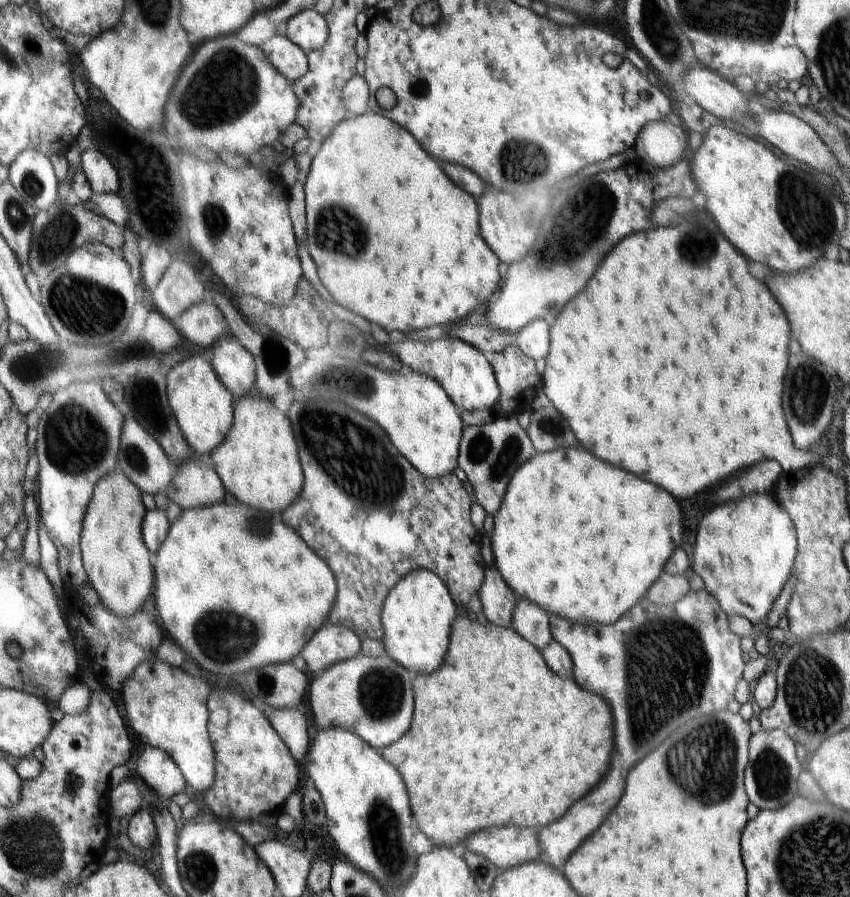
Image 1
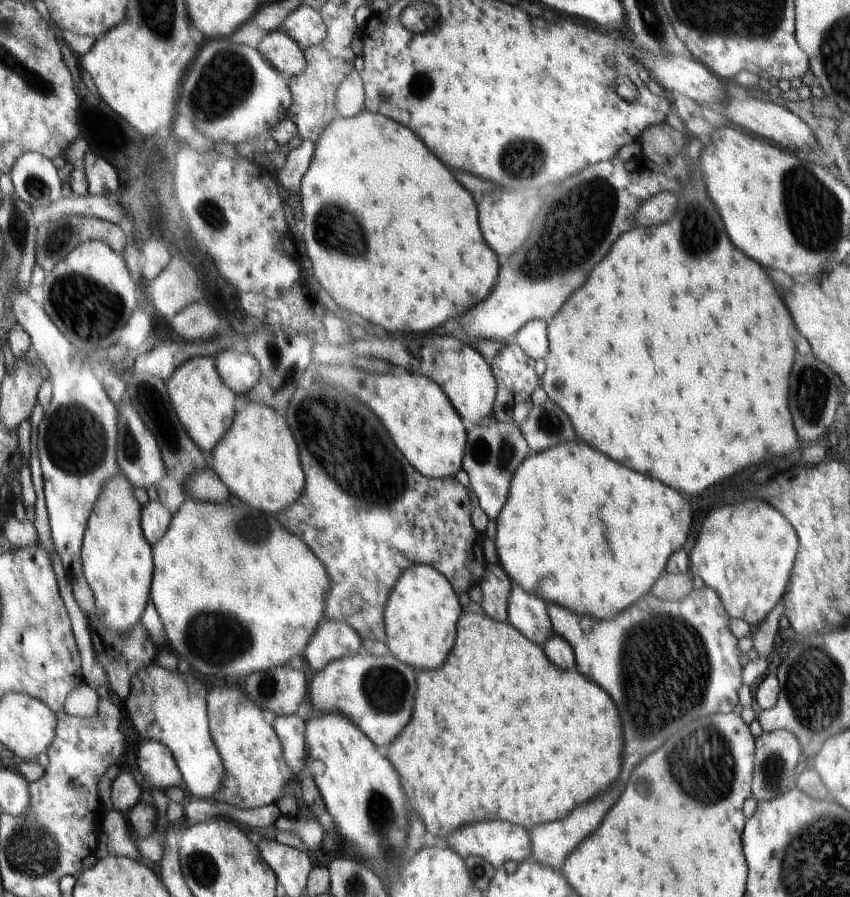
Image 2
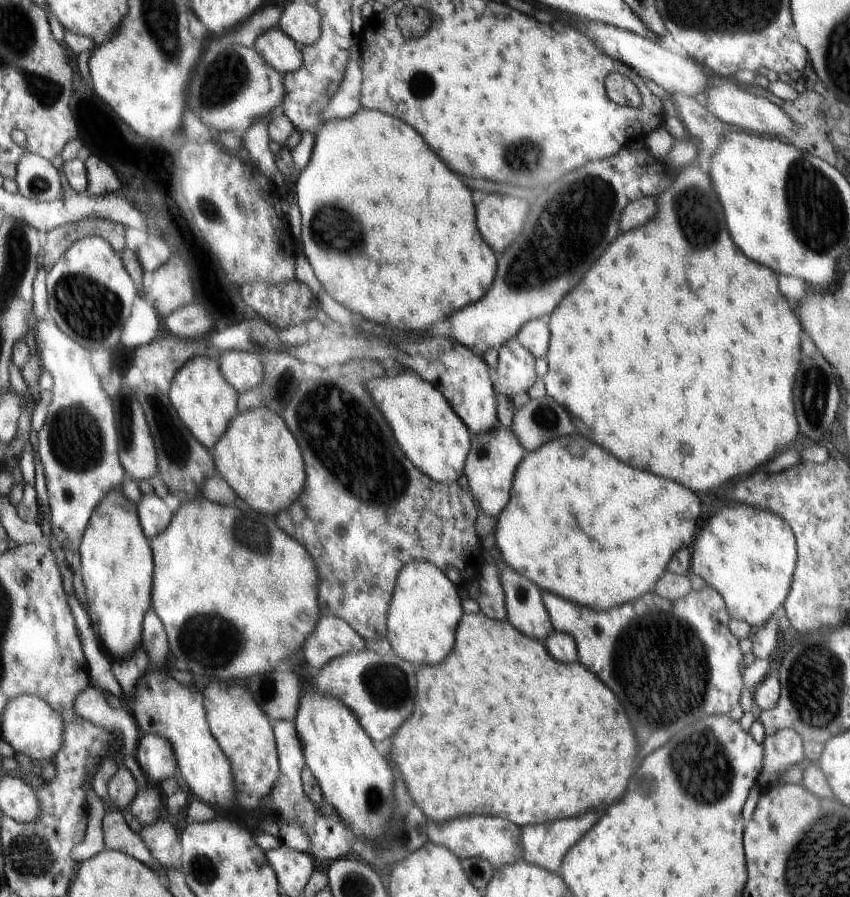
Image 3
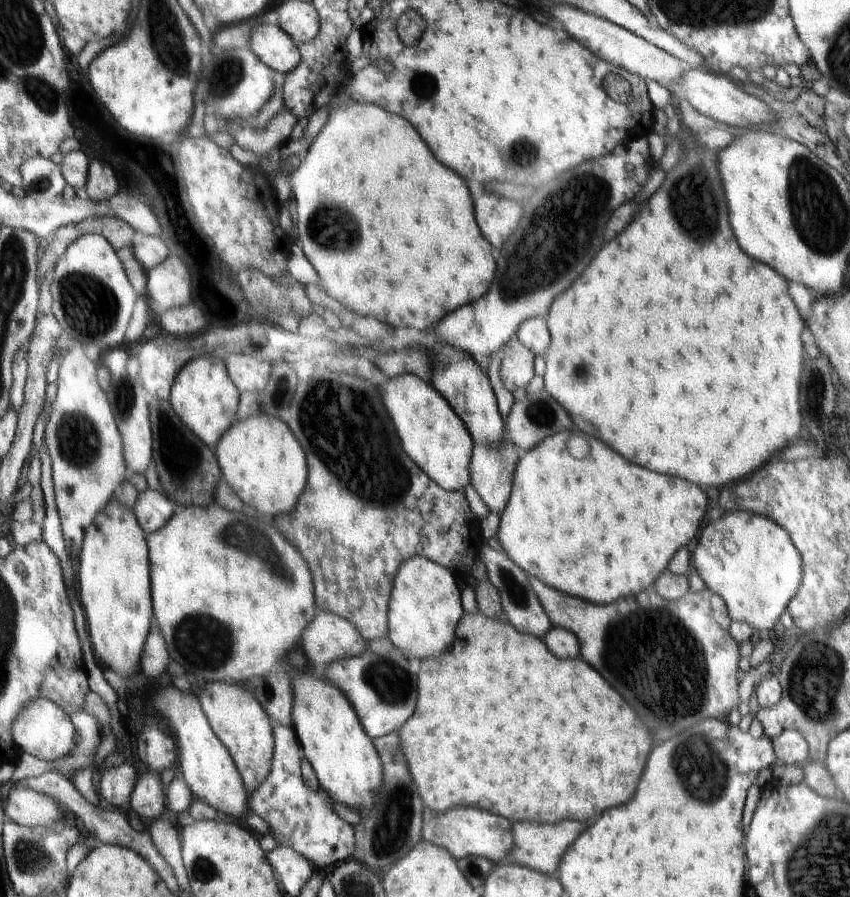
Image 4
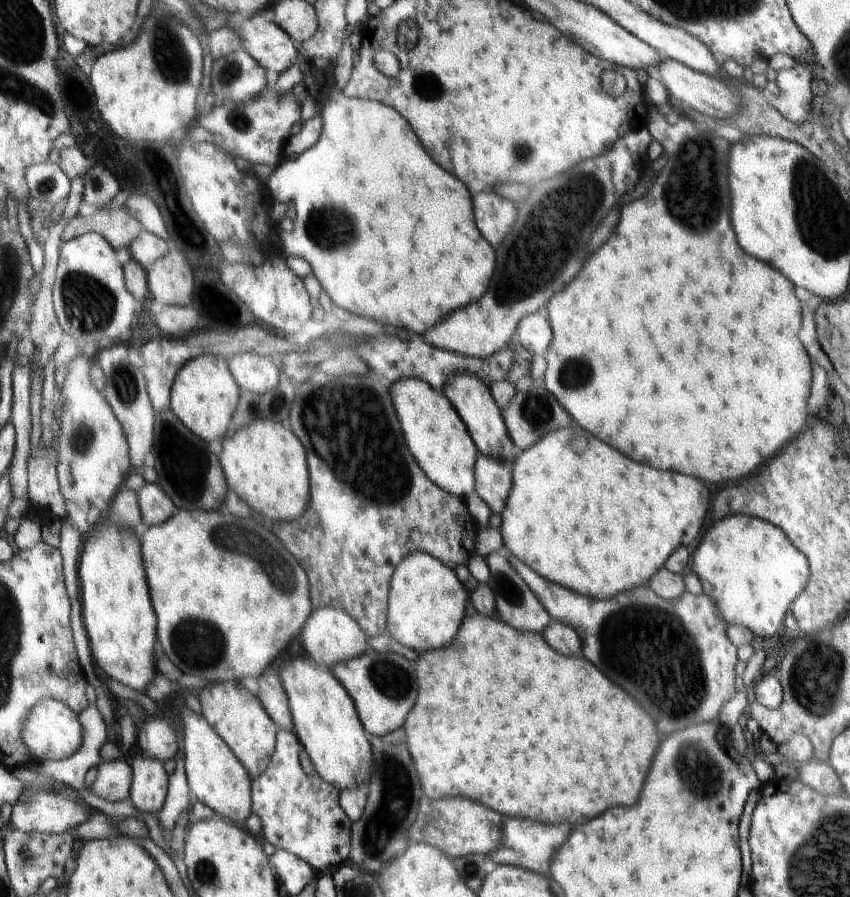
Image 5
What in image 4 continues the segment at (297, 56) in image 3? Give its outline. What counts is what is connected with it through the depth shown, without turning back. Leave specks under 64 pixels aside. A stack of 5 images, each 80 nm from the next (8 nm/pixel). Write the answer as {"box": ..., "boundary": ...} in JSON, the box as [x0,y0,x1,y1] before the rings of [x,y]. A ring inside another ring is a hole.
{"box":[250,22,302,76],"boundary":[[[256,22],[251,34],[250,50],[252,50],[259,59],[264,61],[266,66],[274,69],[277,76],[286,76],[286,74],[292,73],[302,61],[300,47],[293,41],[292,36],[286,34],[286,31],[283,31],[280,26],[268,23]]]}

